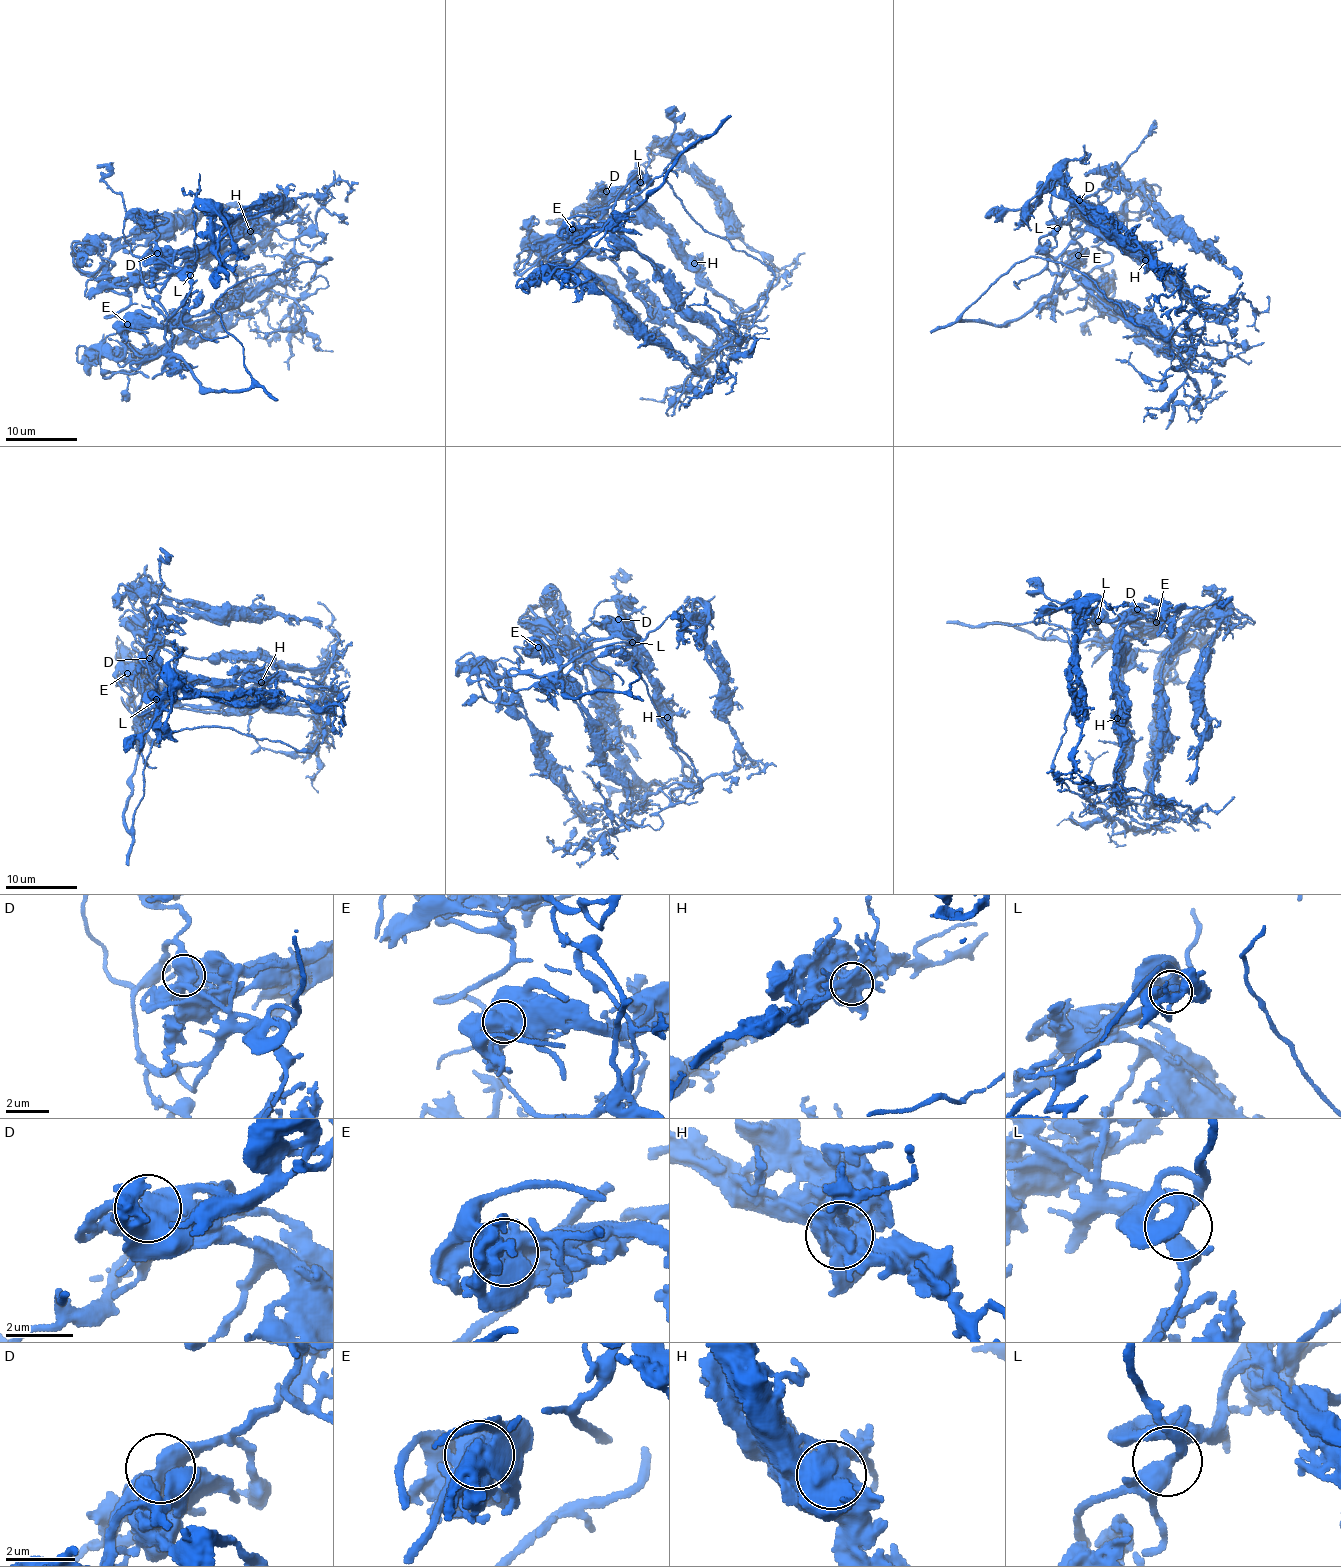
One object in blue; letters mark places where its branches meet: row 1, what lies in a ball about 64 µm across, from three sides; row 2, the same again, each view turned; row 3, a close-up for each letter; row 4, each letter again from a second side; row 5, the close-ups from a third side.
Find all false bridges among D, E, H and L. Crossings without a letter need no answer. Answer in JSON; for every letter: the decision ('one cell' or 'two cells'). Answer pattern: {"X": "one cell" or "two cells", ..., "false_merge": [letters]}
{"D": "one cell", "E": "one cell", "H": "one cell", "L": "one cell", "false_merge": []}

